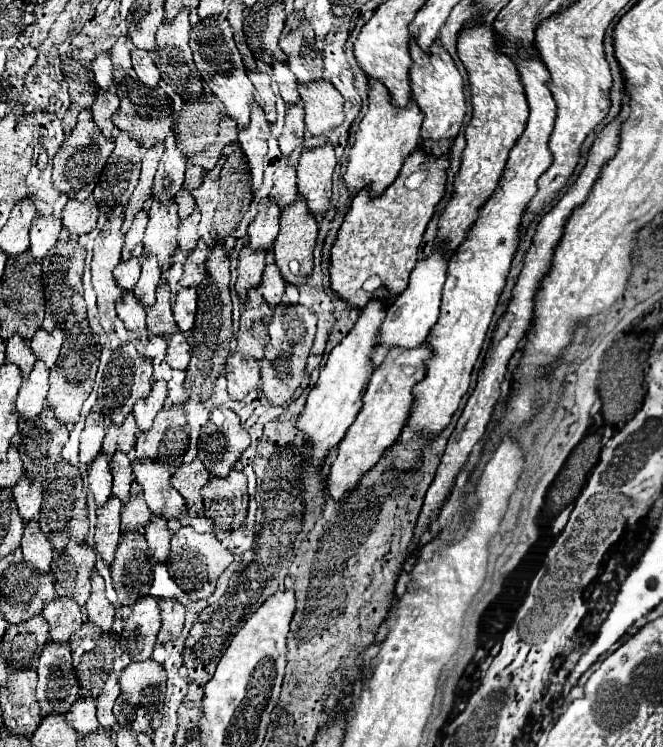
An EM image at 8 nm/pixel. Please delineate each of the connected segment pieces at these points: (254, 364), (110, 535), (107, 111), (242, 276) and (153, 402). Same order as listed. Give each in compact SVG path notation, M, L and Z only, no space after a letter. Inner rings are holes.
M231 354L225 364L227 392L233 400L243 400L251 390L259 384L259 362L253 358L241 358L239 354Z
M109 498L105 508L97 512L97 526L95 526L95 550L101 554L105 566L113 564L115 550L119 546L119 514L121 502L117 498Z
M99 90L97 92L97 100L93 102L91 106L91 114L93 114L93 120L97 124L97 128L101 128L101 132L107 136L107 138L113 138L113 122L111 122L111 116L119 110L119 98L113 94L113 92L103 92Z
M245 246L239 254L239 266L237 266L239 276L235 282L235 290L241 304L245 304L249 288L257 288L261 284L263 270L265 270L265 252L253 252L249 246Z
M151 390L151 394L149 394L145 400L137 400L137 404L133 406L133 416L135 416L137 428L139 428L141 432L145 432L145 430L151 428L151 424L153 424L157 412L163 408L165 398L167 398L167 396L161 396L157 390L155 390L155 392Z

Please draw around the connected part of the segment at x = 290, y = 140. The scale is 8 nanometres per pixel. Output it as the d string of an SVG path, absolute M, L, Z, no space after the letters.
M295 104L287 110L285 116L285 128L279 136L279 148L285 158L291 156L291 152L303 144L305 138L305 122L303 122L303 108L301 104Z

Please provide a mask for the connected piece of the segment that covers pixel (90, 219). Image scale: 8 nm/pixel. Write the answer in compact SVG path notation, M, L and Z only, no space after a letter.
M93 198L85 202L69 200L61 214L61 222L63 222L63 228L69 232L69 240L77 240L79 236L91 232L97 224L97 216L99 216L99 210Z

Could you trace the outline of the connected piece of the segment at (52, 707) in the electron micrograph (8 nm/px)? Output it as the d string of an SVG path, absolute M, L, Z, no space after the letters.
M47 642L45 650L39 656L37 662L37 674L39 674L39 684L37 684L37 700L41 706L43 714L67 714L69 708L75 704L77 700L77 680L75 680L75 672L71 666L71 652L69 652L69 644L55 644L55 642Z

